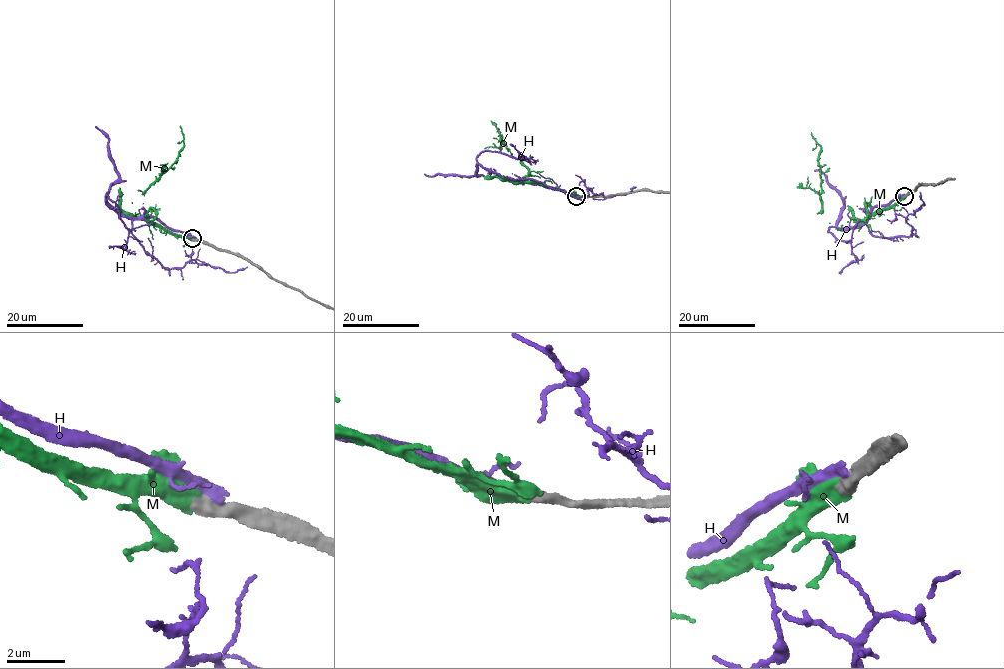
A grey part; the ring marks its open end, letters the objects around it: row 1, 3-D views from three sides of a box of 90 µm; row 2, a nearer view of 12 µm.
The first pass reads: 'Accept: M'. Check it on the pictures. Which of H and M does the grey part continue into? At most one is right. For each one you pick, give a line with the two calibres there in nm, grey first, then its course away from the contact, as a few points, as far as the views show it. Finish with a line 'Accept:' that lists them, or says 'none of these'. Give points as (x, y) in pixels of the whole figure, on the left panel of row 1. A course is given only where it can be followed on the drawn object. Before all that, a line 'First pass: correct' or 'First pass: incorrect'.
First pass: correct
M: Thickness 400 nm (grey) against 500 nm. Its course: (192, 239), (151, 225), (145, 215), (154, 210), (149, 222), (135, 215), (132, 202), (178, 159), (180, 126)
Accept: M

